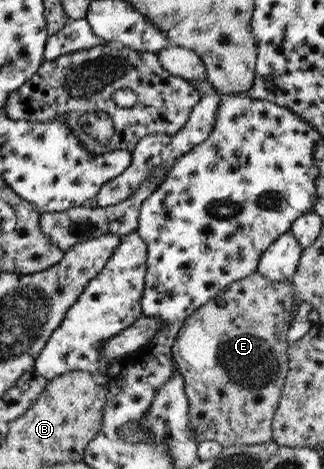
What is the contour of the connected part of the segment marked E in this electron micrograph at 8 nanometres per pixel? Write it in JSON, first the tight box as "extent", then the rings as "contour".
{"extent":[172,271,294,447],"contour":[[[259,271],[254,272],[239,281],[231,283],[224,290],[219,290],[218,294],[209,301],[206,301],[201,307],[198,307],[181,325],[181,329],[175,336],[172,346],[172,359],[178,367],[178,372],[182,375],[184,381],[185,393],[188,397],[190,412],[188,413],[190,425],[194,431],[196,441],[217,441],[222,447],[240,446],[247,444],[262,444],[263,442],[272,441],[272,419],[273,414],[278,406],[278,401],[283,394],[284,381],[289,371],[288,354],[289,340],[287,333],[292,324],[292,303],[294,302],[294,293],[292,283],[289,280],[282,282],[272,282],[270,279],[264,278]]]}

